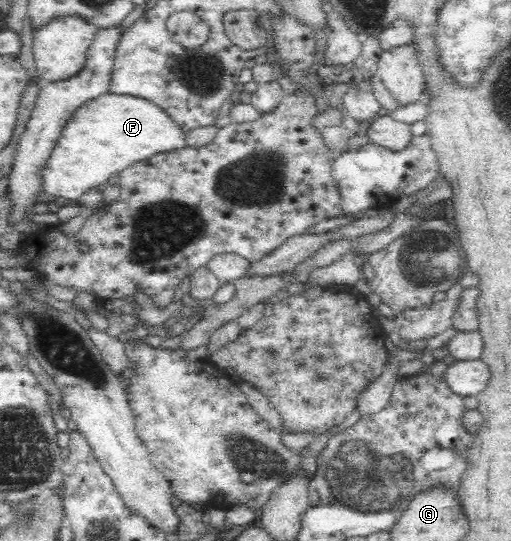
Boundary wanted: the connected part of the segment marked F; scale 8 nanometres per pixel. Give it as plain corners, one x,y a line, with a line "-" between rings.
111,92
79,105
60,130
53,149
38,171
38,179
40,187
50,196
65,197
73,202
136,161
186,147
184,135
156,105
140,97

